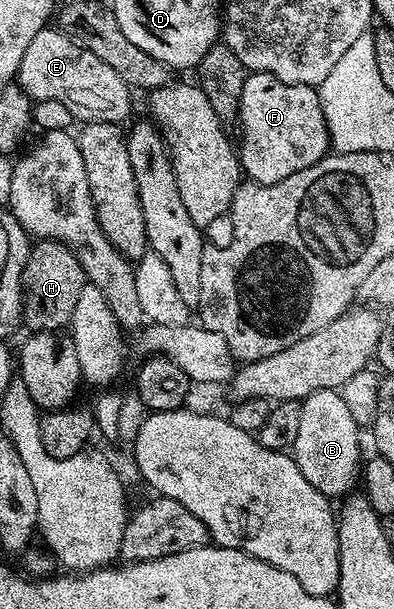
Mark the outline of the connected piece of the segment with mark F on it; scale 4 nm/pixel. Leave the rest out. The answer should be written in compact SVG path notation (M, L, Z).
M253 72L243 79L238 124L243 131L243 141L237 144L239 167L253 184L281 182L322 160L331 148L318 91L310 84L281 82L268 72Z

